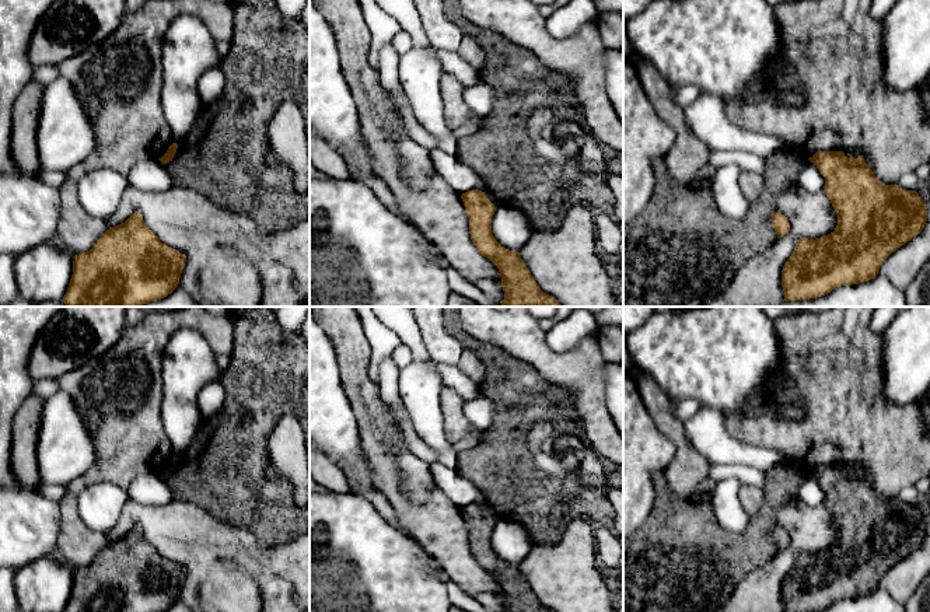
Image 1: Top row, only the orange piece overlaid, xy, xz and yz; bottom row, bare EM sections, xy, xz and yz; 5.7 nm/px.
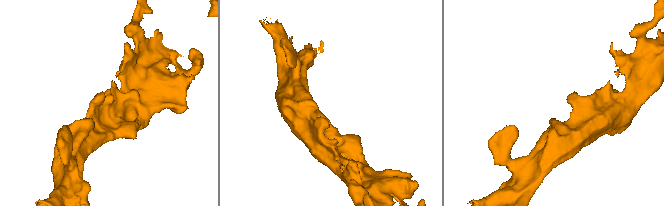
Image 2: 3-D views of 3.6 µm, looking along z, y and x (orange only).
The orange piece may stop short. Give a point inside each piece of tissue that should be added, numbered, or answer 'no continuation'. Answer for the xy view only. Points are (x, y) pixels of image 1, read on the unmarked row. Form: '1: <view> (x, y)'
no continuation

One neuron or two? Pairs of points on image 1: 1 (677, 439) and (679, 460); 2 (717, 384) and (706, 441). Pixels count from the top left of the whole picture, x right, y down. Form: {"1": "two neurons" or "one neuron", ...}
{"1": "one neuron", "2": "two neurons"}

